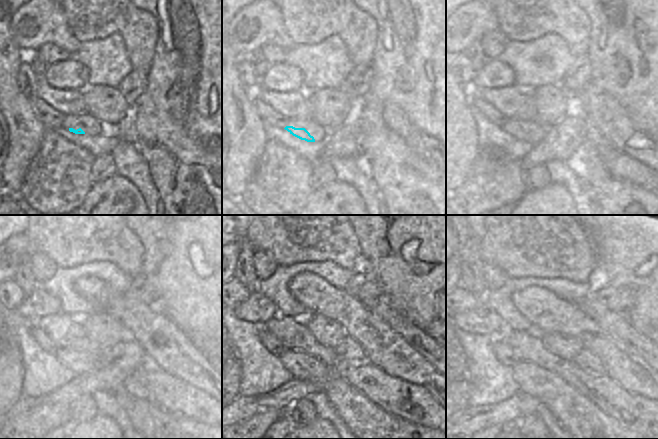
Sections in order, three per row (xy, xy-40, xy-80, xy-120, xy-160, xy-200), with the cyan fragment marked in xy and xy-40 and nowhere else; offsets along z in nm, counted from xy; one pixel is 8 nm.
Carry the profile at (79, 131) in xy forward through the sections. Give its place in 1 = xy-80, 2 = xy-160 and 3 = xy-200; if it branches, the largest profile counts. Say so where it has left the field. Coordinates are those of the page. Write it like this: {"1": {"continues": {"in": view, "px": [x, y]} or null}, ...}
{"1": {"continues": {"in": "xy-80", "px": [526, 135]}}, "2": {"continues": {"in": "xy-160", "px": [363, 418]}}, "3": {"continues": {"in": "xy-200", "px": [580, 417]}}}

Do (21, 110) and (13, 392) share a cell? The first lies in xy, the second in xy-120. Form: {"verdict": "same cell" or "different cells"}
{"verdict": "same cell"}

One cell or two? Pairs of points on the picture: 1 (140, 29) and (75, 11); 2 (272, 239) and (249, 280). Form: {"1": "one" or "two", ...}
{"1": "one", "2": "two"}

